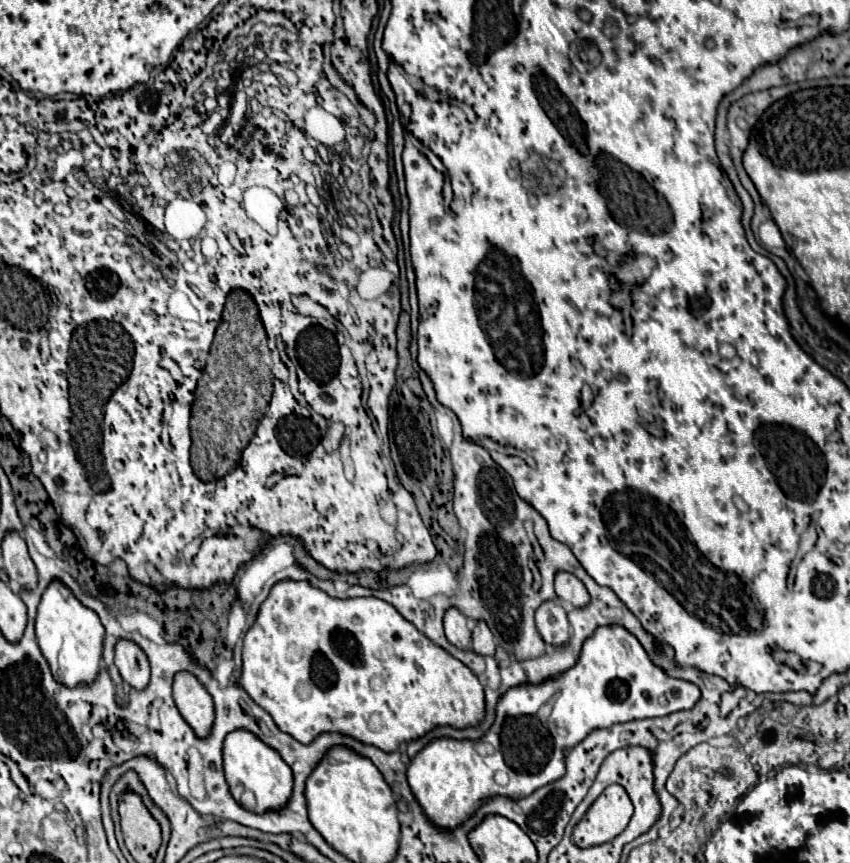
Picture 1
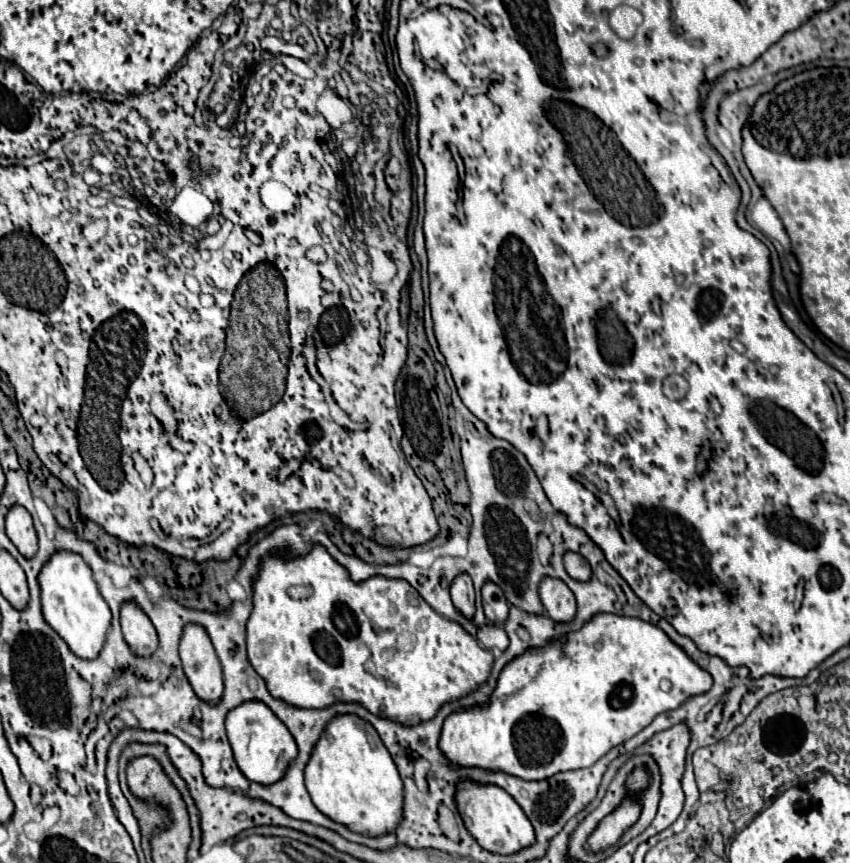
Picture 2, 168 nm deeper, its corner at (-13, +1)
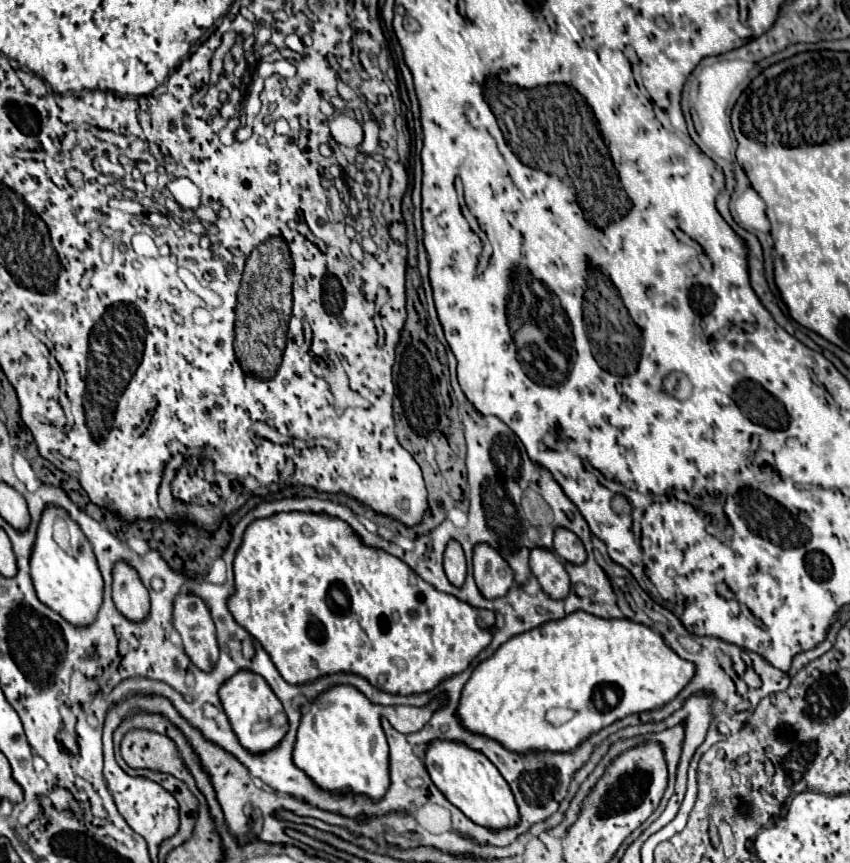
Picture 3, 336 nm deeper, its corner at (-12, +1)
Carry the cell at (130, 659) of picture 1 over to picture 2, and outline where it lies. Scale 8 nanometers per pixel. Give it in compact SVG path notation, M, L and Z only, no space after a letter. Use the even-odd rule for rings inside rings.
M127 601L121 607L121 629L133 653L145 657L157 649L157 631L135 601Z

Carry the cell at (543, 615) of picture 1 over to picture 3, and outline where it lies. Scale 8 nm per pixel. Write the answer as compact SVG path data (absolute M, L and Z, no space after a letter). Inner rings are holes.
M548 549L530 551L530 569L538 579L542 591L550 599L566 599L570 593L570 577L562 561Z

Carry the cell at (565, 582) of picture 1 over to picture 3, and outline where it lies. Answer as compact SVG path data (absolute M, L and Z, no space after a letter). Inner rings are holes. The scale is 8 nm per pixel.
M556 529L554 533L554 553L574 565L582 565L586 561L586 551L582 547L582 541L566 529Z

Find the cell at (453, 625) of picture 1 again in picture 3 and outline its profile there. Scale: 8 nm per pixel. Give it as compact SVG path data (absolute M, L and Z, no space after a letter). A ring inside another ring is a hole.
M450 541L448 549L444 553L444 571L448 581L454 587L462 587L464 579L466 579L466 559L464 559L464 551L460 547L460 543Z

